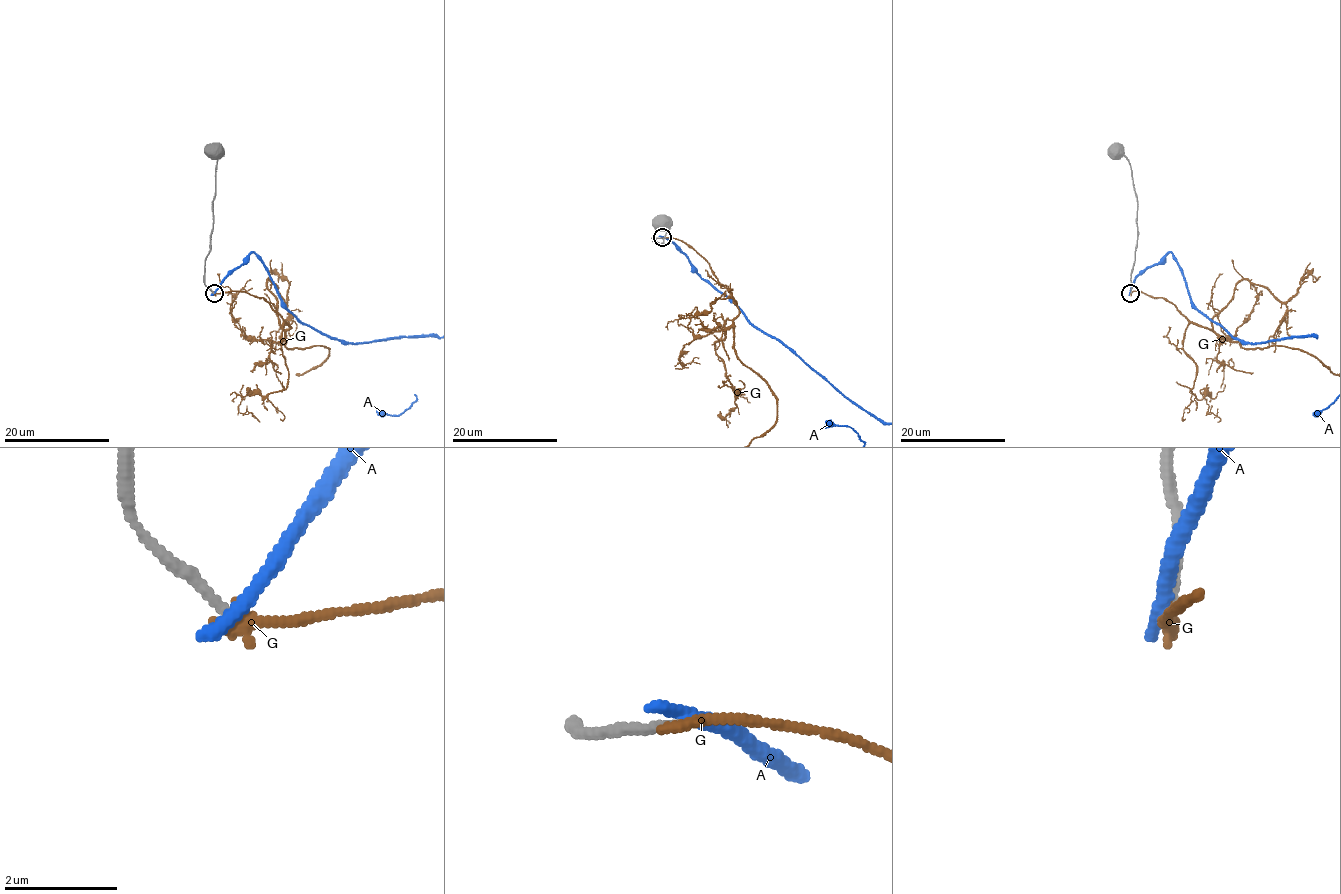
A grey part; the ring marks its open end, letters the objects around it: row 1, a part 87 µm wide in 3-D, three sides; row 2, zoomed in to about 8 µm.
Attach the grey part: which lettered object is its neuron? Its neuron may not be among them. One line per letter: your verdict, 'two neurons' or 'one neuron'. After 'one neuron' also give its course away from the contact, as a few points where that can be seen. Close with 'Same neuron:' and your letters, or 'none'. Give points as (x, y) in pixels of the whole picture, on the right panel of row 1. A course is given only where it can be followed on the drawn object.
A: two neurons
G: one neuron
Same neuron: G

